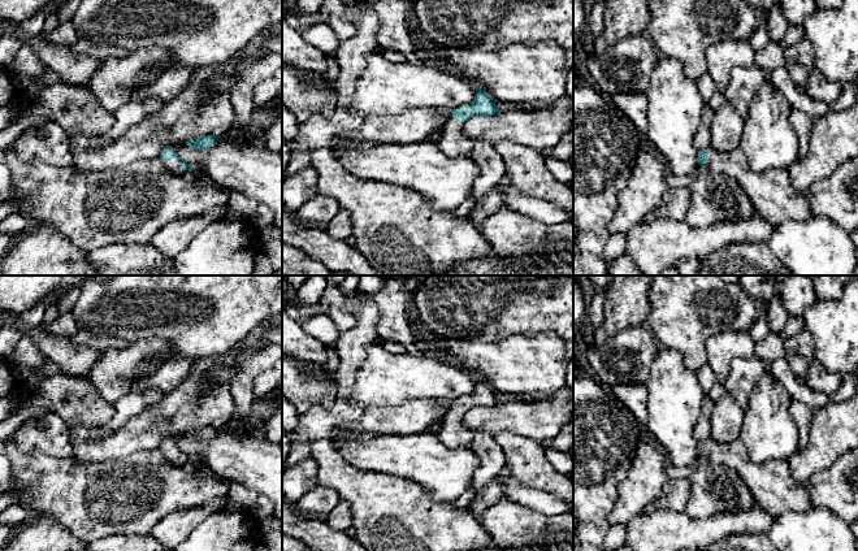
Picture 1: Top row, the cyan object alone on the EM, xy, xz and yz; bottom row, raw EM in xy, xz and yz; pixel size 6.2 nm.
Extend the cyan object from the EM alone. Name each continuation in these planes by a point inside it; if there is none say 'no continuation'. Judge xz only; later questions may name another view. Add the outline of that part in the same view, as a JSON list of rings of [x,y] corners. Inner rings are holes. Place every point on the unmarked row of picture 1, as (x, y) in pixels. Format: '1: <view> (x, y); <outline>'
1: xz (454, 434); [[[448,409],[442,418],[443,426],[437,437],[447,446],[454,448],[469,448],[474,431],[463,425],[465,412]]]

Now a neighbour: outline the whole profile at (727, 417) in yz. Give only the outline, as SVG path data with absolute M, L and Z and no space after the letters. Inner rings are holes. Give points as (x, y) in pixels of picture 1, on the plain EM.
M725 391L712 409L710 438L722 444L740 438L744 415L745 409Z

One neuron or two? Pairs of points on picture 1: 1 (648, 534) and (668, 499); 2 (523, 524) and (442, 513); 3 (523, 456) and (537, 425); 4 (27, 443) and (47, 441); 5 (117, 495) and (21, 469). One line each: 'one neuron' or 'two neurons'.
1: two neurons
2: two neurons
3: two neurons
4: one neuron
5: one neuron

